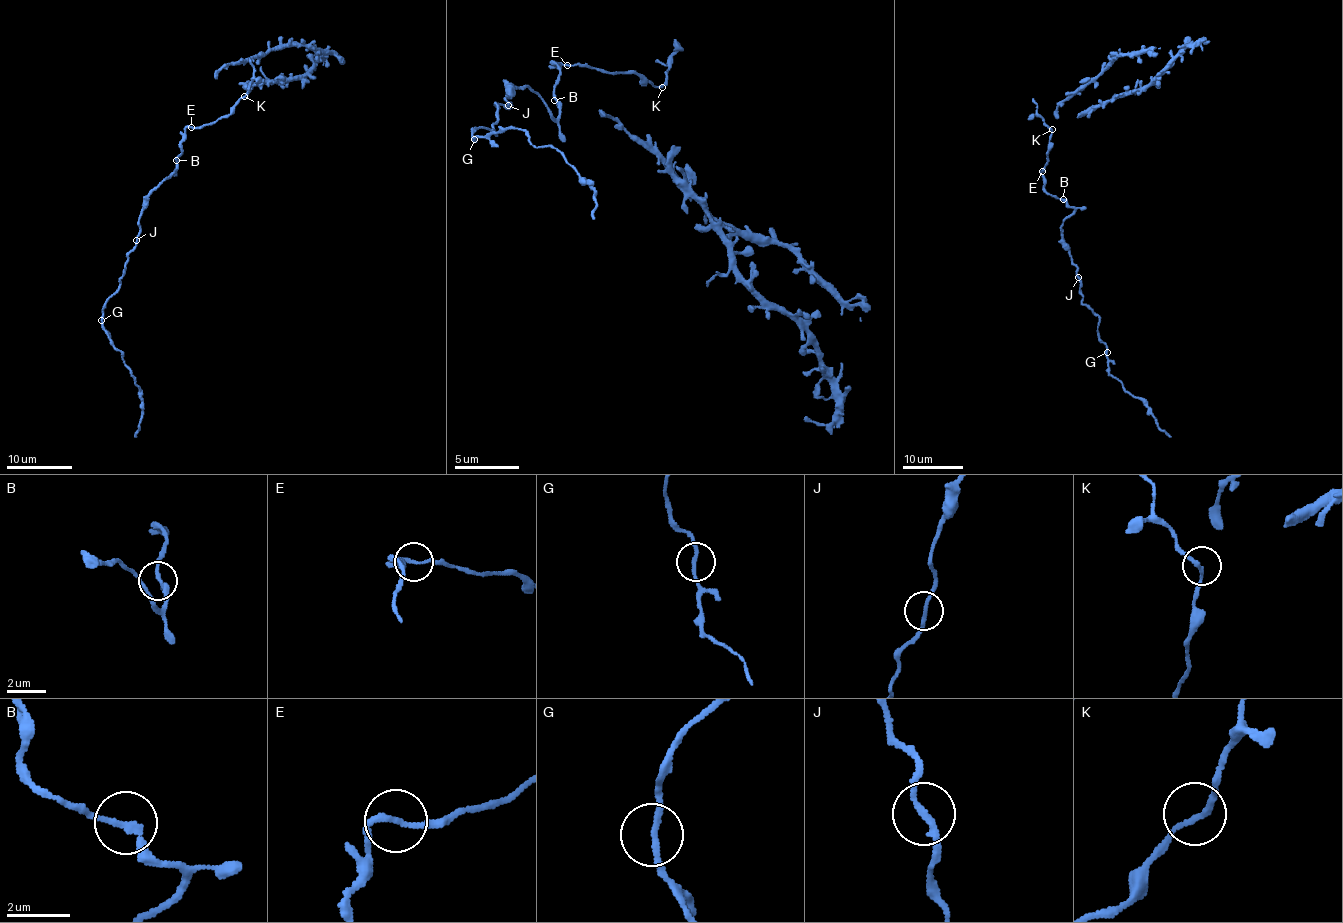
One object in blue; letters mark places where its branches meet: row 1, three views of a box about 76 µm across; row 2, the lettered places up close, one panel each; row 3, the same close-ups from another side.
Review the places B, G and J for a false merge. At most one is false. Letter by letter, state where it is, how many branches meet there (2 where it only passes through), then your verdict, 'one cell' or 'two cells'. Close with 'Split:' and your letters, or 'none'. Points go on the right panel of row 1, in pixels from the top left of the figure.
B: at (1063, 199); 2 branches meet; one cell
G: at (1107, 352); 2 branches meet; one cell
J: at (1078, 277); 2 branches meet; one cell
Split: none

